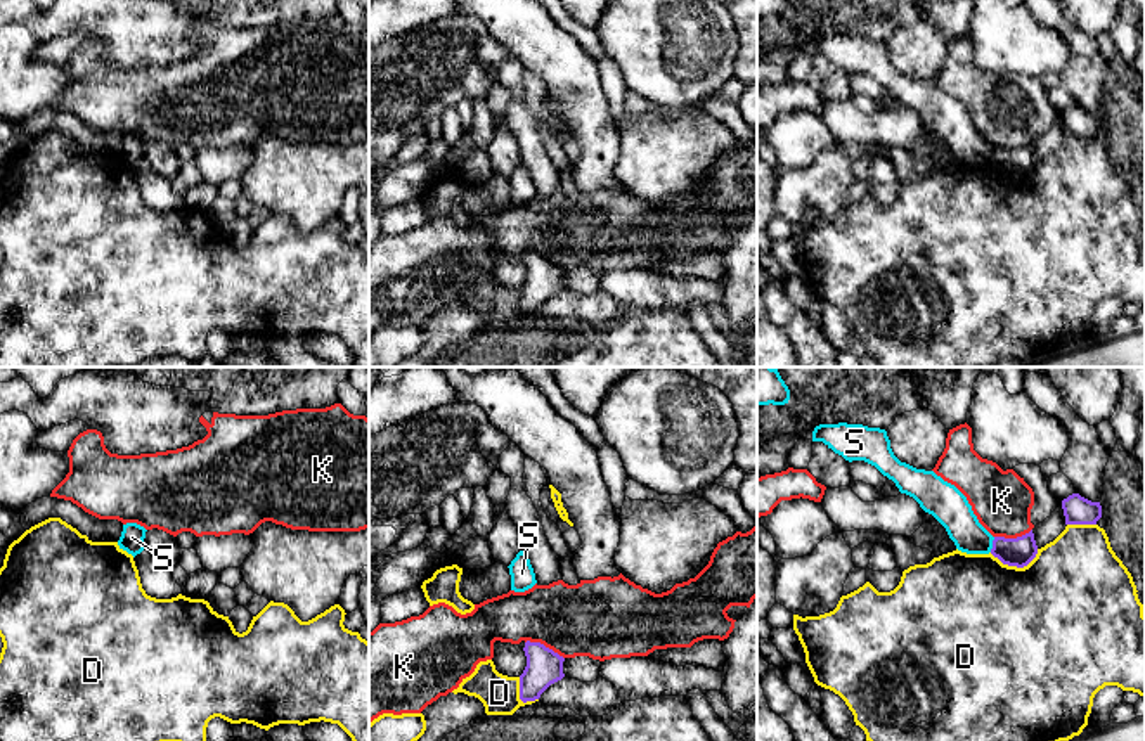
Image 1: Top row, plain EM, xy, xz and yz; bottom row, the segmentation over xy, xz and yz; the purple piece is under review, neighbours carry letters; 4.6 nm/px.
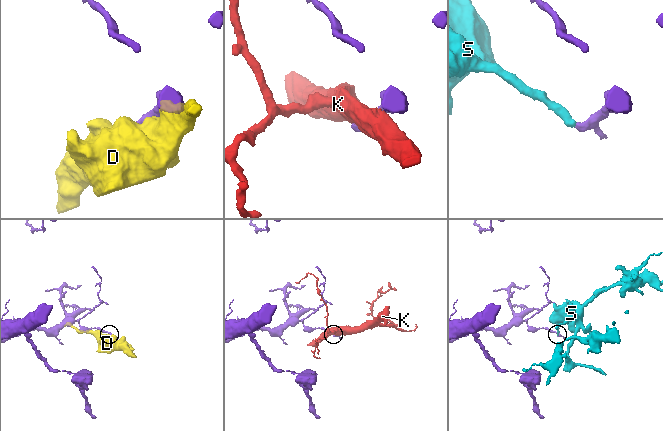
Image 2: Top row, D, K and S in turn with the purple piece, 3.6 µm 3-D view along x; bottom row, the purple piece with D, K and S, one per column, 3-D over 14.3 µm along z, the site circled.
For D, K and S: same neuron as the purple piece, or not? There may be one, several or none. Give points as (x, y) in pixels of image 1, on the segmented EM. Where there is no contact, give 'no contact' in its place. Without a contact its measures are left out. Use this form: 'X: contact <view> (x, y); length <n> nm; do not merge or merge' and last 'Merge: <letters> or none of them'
D: contact yz (1015, 565); length 240 nm; do not merge
K: contact xz (543, 644); length 200 nm; do not merge
S: contact yz (993, 544); length 80 nm; do not merge
Merge: none of them

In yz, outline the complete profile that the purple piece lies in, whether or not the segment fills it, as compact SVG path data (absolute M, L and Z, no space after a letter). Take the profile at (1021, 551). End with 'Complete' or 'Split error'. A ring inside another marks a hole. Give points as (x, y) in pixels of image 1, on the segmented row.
M1032 530L1017 538L994 537L991 554L1003 564L1027 566L1038 554Z. Complete

